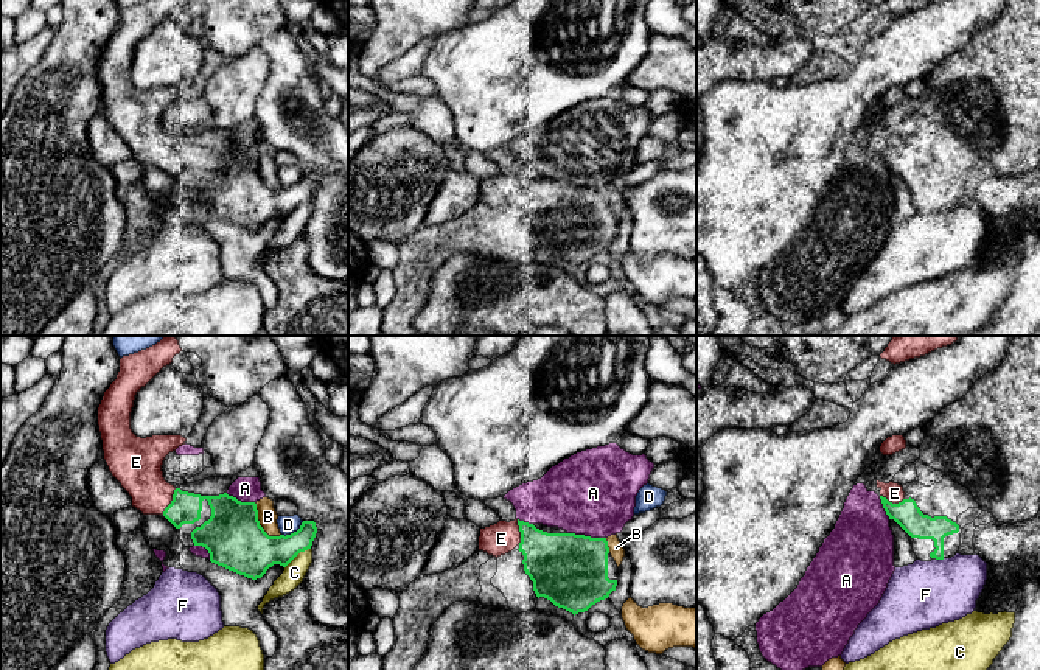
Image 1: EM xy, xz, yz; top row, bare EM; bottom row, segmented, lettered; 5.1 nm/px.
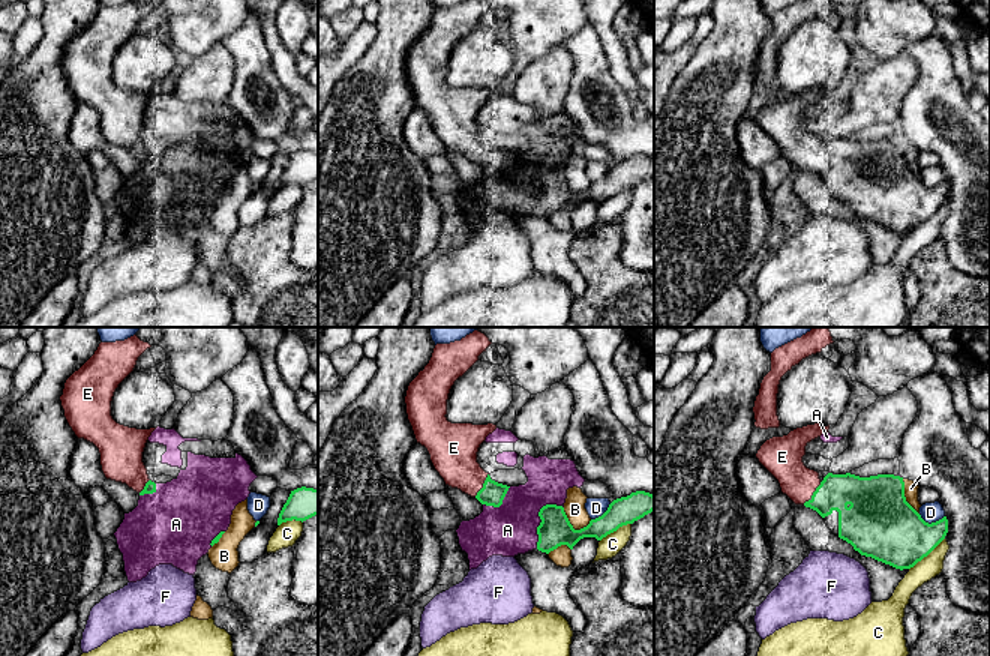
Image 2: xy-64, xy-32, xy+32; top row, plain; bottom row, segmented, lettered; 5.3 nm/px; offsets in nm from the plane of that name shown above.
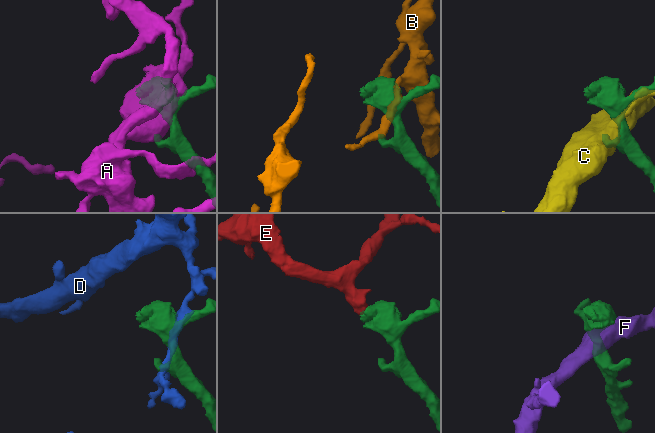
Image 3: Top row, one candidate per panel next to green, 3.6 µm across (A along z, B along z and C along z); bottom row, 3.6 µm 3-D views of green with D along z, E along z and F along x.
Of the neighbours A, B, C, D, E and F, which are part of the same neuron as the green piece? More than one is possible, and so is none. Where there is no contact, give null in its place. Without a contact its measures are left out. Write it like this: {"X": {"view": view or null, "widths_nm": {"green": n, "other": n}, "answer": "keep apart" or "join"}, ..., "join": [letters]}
{"A": {"view": "xz", "widths_nm": {"green": 380, "other": 440}, "answer": "keep apart"}, "B": {"view": "xy", "widths_nm": {"green": 300, "other": 100}, "answer": "keep apart"}, "C": {"view": "xy", "widths_nm": {"green": 260, "other": 110}, "answer": "keep apart"}, "D": {"view": "xy", "widths_nm": {"green": 240, "other": 100}, "answer": "keep apart"}, "E": {"view": "xy", "widths_nm": {"green": 160, "other": 240}, "answer": "join"}, "F": {"view": "yz", "widths_nm": {"green": 140, "other": 360}, "answer": "keep apart"}, "join": ["E"]}

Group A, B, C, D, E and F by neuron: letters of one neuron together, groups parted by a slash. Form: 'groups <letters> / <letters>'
groups A / B / C / D / E / F

